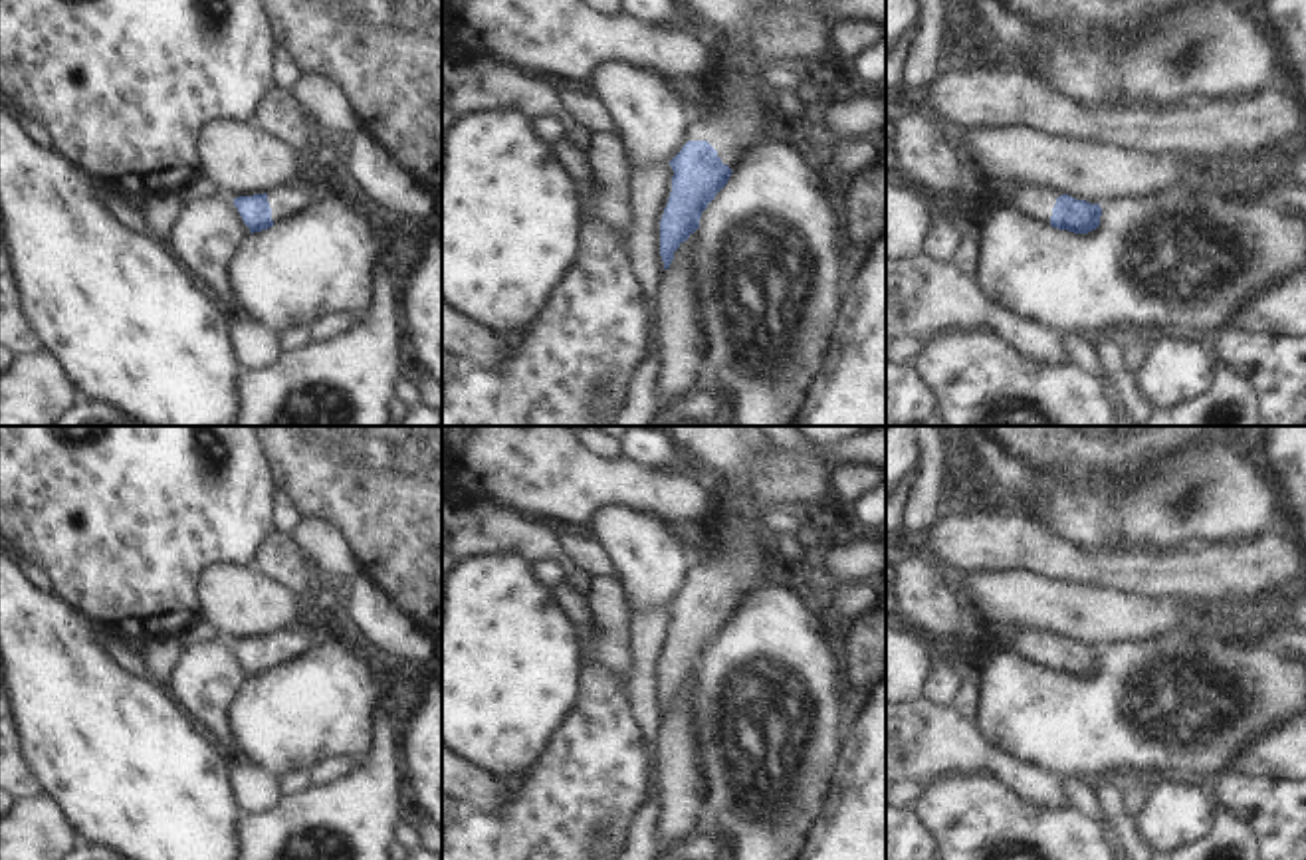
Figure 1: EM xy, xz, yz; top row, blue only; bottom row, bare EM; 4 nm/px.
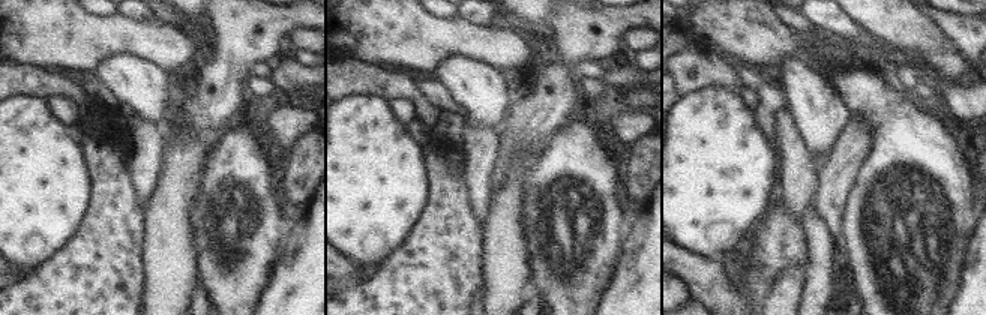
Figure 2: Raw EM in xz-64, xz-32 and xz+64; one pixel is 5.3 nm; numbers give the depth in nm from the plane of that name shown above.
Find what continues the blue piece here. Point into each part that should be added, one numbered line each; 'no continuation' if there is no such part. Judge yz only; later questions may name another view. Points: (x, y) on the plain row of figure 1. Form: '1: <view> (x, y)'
1: yz (1035, 646)

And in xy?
1: xy (290, 644)

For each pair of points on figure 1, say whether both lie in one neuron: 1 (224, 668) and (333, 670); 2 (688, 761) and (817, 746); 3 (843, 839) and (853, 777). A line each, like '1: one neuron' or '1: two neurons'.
1: two neurons
2: two neurons
3: one neuron

